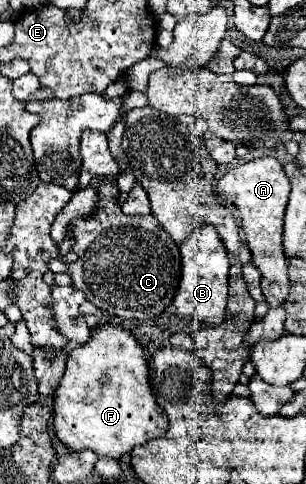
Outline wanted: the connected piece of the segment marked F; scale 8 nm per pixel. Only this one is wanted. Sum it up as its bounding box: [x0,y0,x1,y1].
[54,325,166,459]

